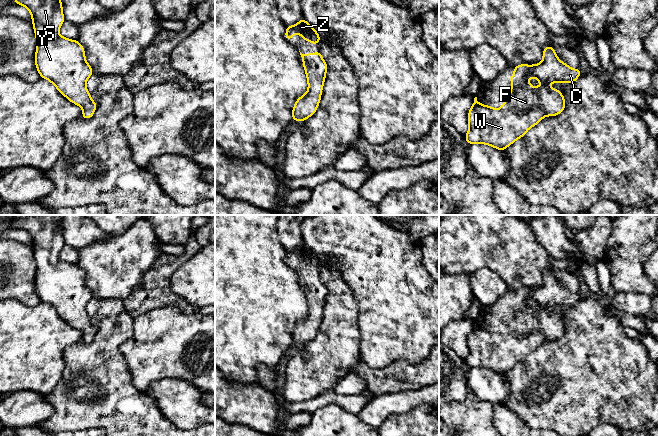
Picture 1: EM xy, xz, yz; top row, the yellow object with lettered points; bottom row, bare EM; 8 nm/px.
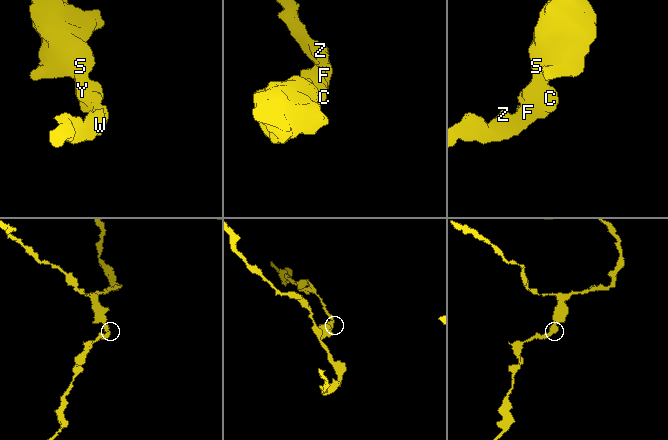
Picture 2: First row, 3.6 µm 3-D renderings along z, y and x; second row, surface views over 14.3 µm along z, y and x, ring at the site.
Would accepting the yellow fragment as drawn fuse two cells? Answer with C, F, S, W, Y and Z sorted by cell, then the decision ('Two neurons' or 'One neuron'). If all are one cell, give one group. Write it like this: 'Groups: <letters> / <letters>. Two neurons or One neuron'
Groups: C F S W Y Z. One neuron

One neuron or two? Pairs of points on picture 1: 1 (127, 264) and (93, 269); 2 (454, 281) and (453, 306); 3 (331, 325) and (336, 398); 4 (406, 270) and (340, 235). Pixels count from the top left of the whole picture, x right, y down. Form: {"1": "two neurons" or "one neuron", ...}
{"1": "one neuron", "2": "one neuron", "3": "two neurons", "4": "one neuron"}

